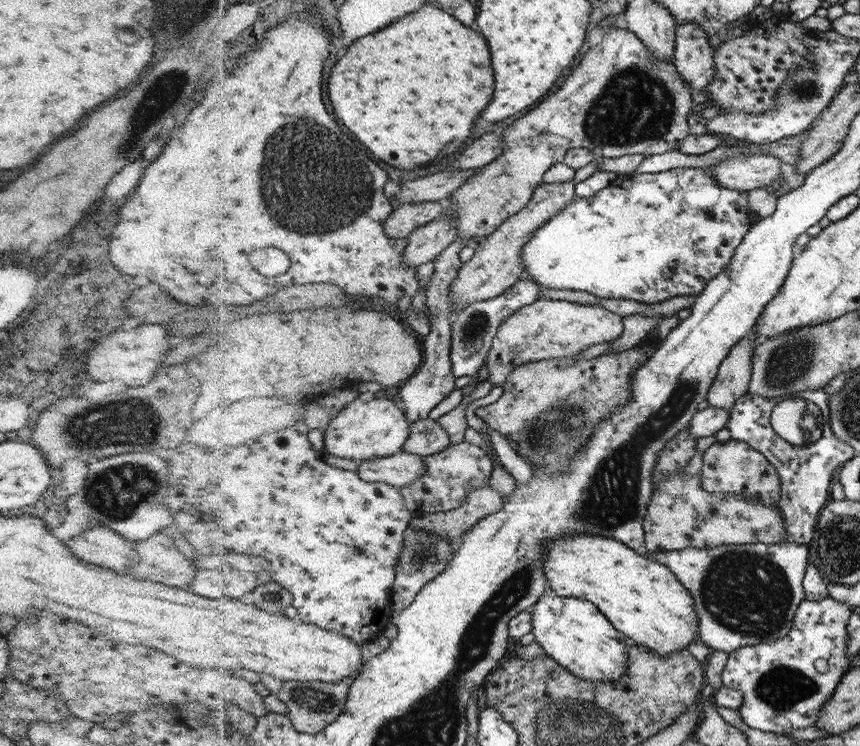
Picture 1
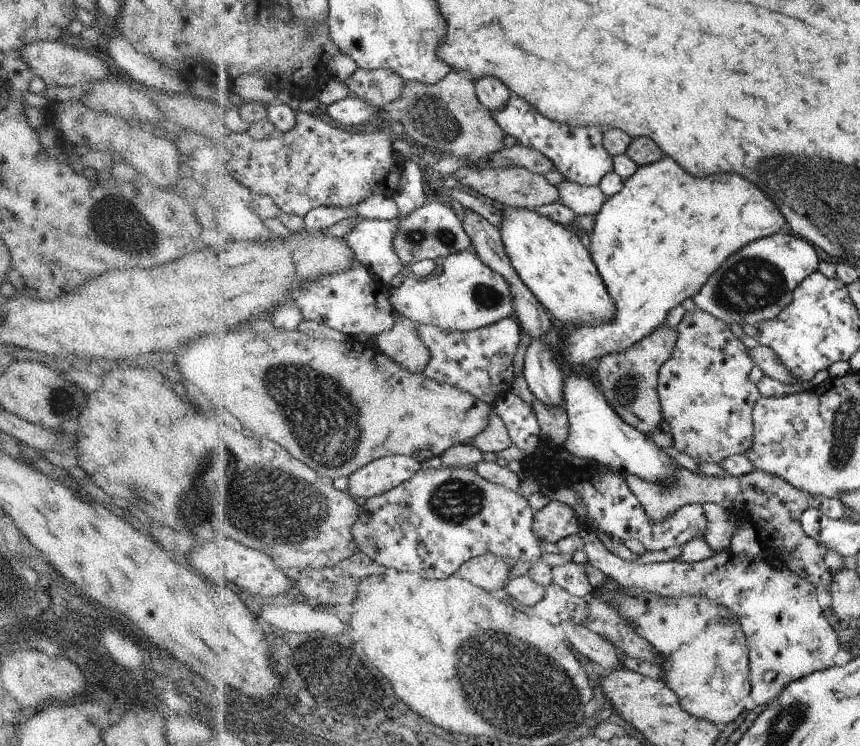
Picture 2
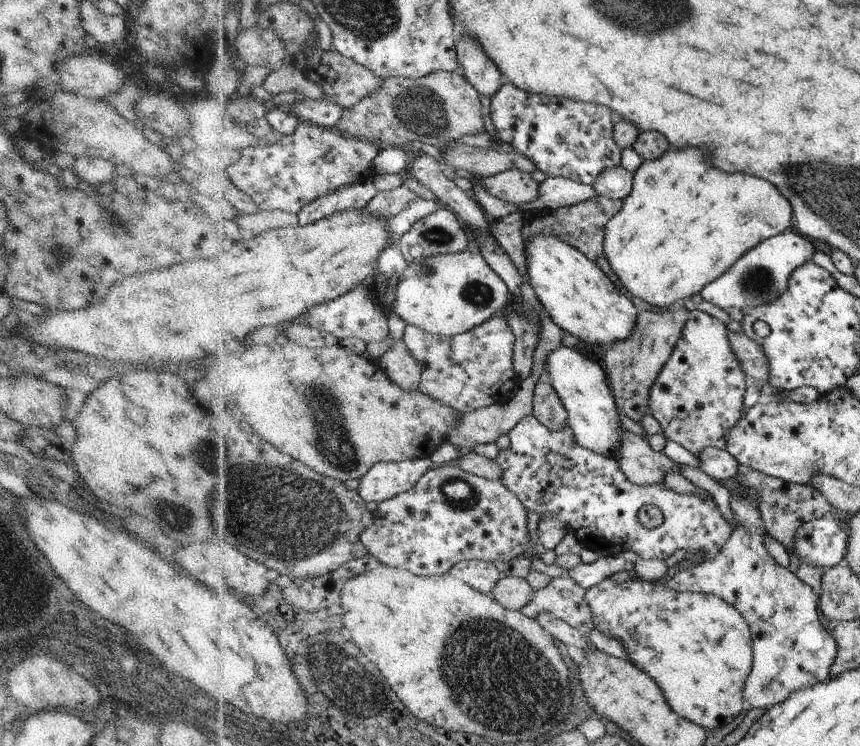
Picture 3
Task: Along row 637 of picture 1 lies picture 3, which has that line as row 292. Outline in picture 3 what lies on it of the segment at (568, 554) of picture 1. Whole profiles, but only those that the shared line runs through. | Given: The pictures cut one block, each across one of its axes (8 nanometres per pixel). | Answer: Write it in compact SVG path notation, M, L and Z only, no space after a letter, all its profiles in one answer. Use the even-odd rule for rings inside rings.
M670 148L662 157L644 161L642 166L639 166L638 170L633 172L632 192L624 198L623 209L607 224L605 234L606 260L612 268L612 272L618 277L618 282L628 290L628 297L636 296L636 298L640 298L648 304L668 306L674 304L674 302L683 301L684 298L690 298L693 294L698 294L706 285L710 285L712 281L727 273L744 254L750 252L762 241L782 234L791 224L794 224L792 222L791 201L789 198L786 200L770 182L754 178L754 176L738 174L738 172L736 174L726 174L726 172L720 172L720 170L712 168L708 158L706 158L704 148L688 148L688 150Z

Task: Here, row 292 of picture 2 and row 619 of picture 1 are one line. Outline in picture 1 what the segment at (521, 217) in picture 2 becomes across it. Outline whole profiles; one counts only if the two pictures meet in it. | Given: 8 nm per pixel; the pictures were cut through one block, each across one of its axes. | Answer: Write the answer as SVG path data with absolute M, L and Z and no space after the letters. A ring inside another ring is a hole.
M547 593L540 596L530 609L532 613L532 634L548 656L559 661L575 676L584 680L620 680L629 667L629 646L624 643L621 632L608 620L603 611L592 601L574 596L558 596Z

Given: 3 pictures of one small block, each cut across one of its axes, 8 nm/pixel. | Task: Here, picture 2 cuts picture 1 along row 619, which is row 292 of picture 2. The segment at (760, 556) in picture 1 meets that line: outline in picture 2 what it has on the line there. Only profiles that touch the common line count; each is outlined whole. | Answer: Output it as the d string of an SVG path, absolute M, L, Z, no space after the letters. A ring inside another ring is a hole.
M777 232L732 254L692 300L697 308L728 325L736 322L755 326L758 322L779 316L791 304L795 289L804 278L816 272L818 264L820 258L807 240Z

